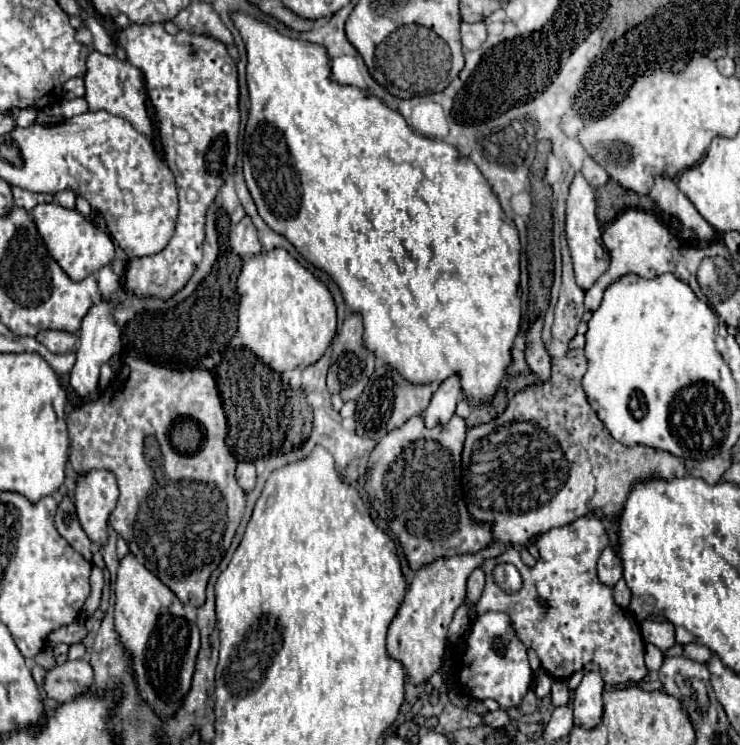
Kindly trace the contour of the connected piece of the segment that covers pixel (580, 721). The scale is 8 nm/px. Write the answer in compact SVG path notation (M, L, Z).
M597 671L585 673L575 689L575 717L573 723L583 729L593 729L603 717L603 679Z

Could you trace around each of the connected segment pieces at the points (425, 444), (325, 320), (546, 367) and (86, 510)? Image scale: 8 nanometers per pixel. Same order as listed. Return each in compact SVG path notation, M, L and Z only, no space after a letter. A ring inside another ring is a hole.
M457 415L451 417L447 425L437 425L433 429L427 429L421 417L411 417L403 427L387 433L369 455L365 473L365 491L379 517L389 523L389 529L403 545L405 559L413 571L421 569L423 565L429 565L439 557L477 553L479 549L485 549L493 541L491 529L487 529L487 525L475 525L475 521L471 521L469 509L465 505L459 505L461 451L465 441L465 429L467 429L465 421Z
M277 247L269 253L245 259L237 279L237 293L239 293L237 332L230 342L231 347L251 349L251 353L255 353L265 365L271 365L275 373L285 373L291 369L307 369L325 355L337 325L337 311L333 297L329 289L321 281L317 281L313 273L301 267L285 249Z
M535 321L529 327L525 357L527 357L531 371L539 377L539 381L547 381L551 377L551 357L549 357L545 345L543 345L541 329L543 329L543 321Z
M93 469L79 475L75 485L75 511L87 537L103 545L107 541L107 519L117 505L119 487L115 473L109 469Z

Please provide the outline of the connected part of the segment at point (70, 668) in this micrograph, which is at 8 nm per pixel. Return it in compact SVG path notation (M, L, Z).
M67 661L59 667L53 667L45 677L45 691L47 697L67 703L75 697L87 693L93 685L93 669L87 661Z

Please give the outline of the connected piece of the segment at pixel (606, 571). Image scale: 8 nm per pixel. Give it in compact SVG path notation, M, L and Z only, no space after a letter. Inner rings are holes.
M611 543L611 545L601 553L599 563L597 563L597 573L599 573L601 583L611 585L611 587L623 577L623 567L621 567L619 555L615 553L615 543Z

